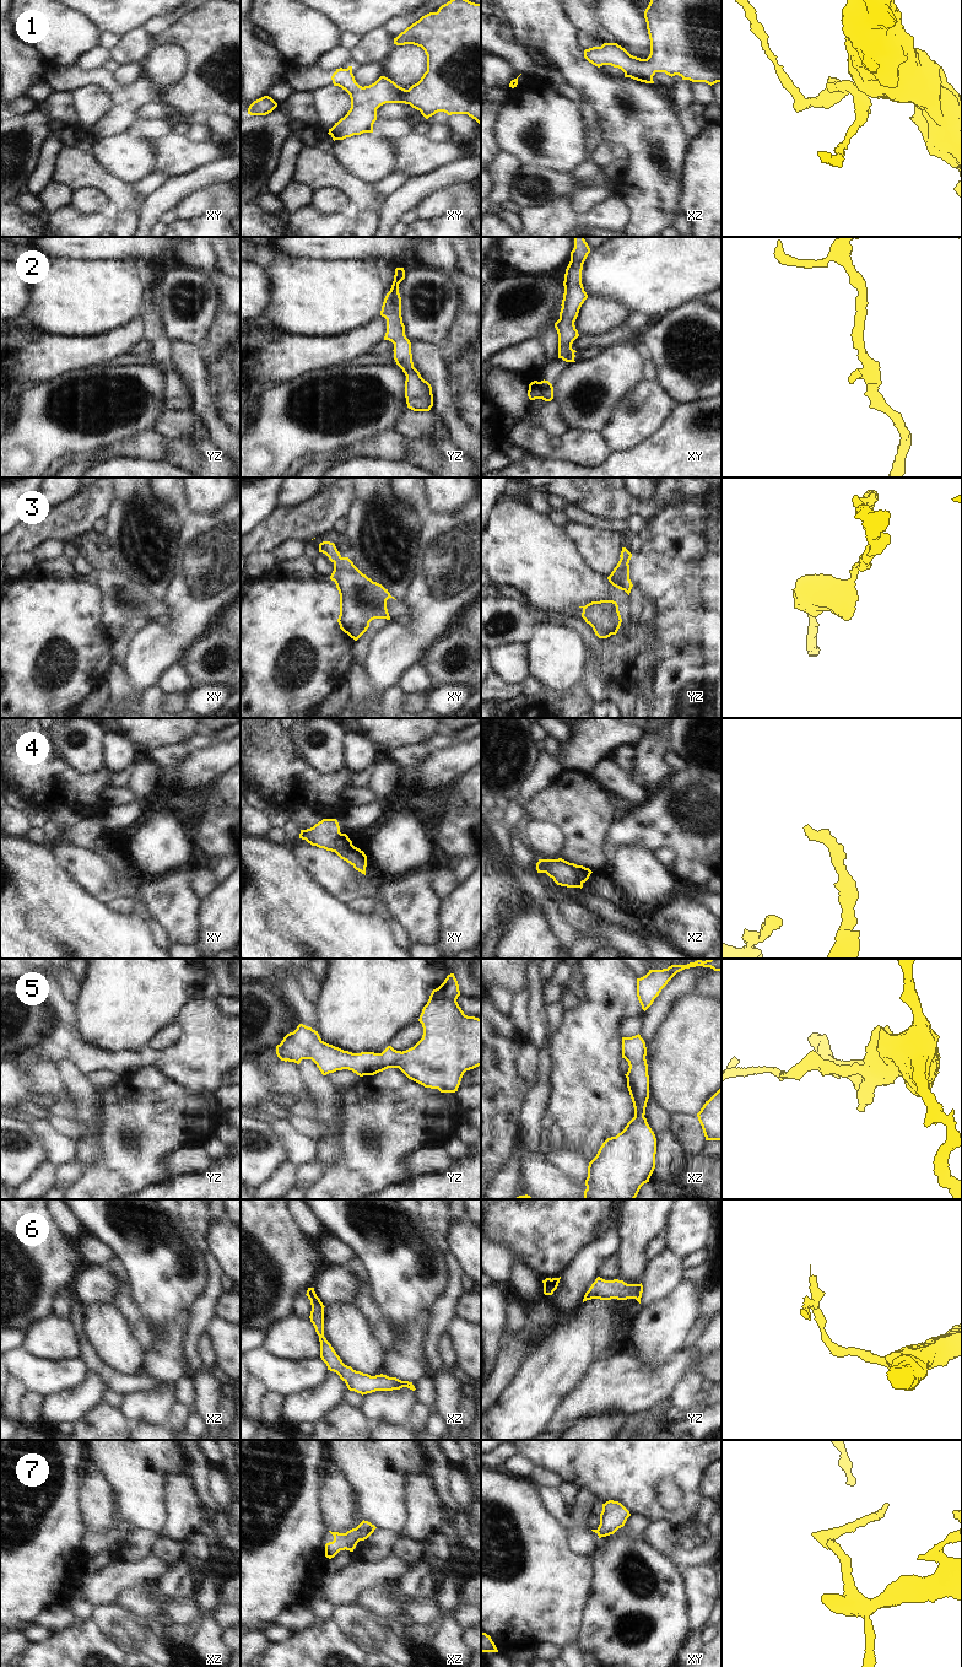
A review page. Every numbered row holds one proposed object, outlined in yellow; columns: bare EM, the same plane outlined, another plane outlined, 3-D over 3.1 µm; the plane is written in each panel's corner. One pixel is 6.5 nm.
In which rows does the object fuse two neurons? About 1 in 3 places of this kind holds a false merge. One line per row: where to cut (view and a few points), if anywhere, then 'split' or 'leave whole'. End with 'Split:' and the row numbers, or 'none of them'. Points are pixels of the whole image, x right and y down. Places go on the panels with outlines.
1: cut none; leave whole
2: cut none; leave whole
3: cut none; leave whole
4: cut none; leave whole
5: cut none; leave whole
6: cut none; leave whole
7: cut none; leave whole
Split: none of them

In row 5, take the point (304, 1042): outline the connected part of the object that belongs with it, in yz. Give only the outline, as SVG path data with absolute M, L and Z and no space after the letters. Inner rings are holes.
M450 973L438 988L432 991L422 1009L418 1019L423 1027L422 1038L402 1052L388 1046L382 1053L352 1053L324 1042L318 1031L299 1024L276 1046L276 1054L281 1061L297 1064L302 1059L312 1059L323 1075L348 1069L363 1077L374 1075L388 1068L399 1068L409 1079L425 1088L438 1089L441 1093L455 1093L464 1073L481 1066L481 1019L464 1014L456 1002L459 996L458 981L454 973Z

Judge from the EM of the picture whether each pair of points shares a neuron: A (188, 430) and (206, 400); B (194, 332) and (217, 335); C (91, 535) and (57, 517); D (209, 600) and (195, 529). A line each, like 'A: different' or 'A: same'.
A: different
B: different
C: different
D: same

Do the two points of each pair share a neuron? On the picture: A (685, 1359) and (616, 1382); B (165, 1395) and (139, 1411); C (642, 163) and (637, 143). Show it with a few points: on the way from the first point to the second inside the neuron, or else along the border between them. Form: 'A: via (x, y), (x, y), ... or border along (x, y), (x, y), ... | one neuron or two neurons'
A: via (668, 1376), (661, 1382), (633, 1382) | one neuron
B: via (158, 1401), (152, 1407), (145, 1407) | one neuron
C: via (642, 158), (642, 147) | one neuron

